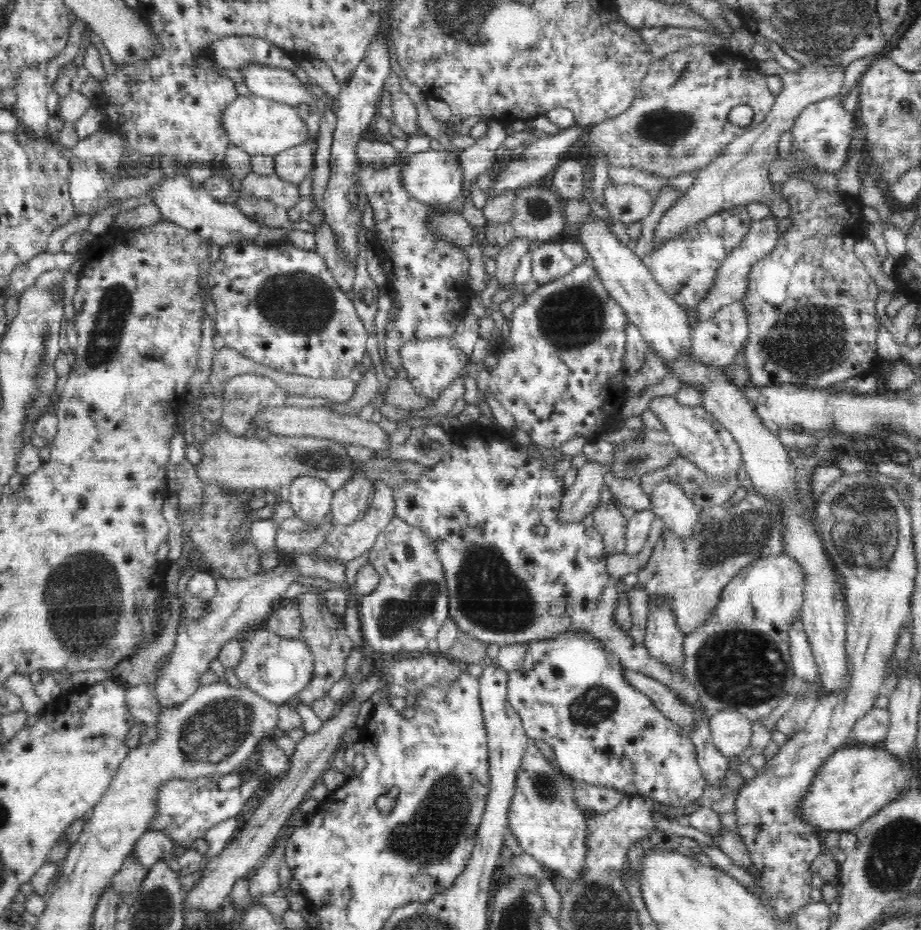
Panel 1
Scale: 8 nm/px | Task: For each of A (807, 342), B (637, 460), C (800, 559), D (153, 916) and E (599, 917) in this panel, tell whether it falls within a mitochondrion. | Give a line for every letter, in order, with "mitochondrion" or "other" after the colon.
A: mitochondrion
B: mitochondrion
C: other
D: mitochondrion
E: mitochondrion

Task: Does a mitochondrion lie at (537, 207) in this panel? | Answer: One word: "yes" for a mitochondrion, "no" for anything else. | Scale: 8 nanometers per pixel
yes

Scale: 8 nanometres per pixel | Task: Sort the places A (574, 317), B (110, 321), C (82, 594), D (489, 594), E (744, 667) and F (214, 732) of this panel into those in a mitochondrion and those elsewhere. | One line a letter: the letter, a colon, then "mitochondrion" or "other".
A: mitochondrion
B: mitochondrion
C: mitochondrion
D: mitochondrion
E: mitochondrion
F: mitochondrion

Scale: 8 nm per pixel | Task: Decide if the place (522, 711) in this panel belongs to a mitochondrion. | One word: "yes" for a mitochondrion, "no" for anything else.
no

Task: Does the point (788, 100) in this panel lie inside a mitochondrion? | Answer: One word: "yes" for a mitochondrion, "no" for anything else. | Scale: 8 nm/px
no

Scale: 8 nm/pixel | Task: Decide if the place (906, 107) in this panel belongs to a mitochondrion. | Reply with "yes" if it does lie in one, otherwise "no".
yes

